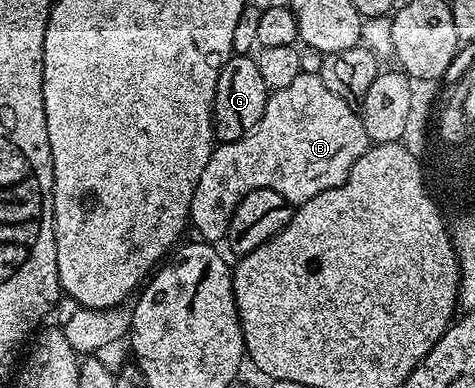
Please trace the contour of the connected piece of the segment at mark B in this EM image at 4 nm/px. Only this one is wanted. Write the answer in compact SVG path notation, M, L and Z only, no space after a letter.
M303 73L296 76L296 80L288 84L288 88L275 90L267 97L264 116L260 116L260 124L256 124L256 128L252 128L240 140L215 145L208 165L200 176L200 184L196 184L196 192L192 192L189 225L198 233L195 235L201 241L215 244L225 238L230 217L236 212L240 200L248 196L248 192L275 190L292 204L307 202L312 196L328 188L340 186L348 176L352 164L360 160L366 149L368 139L361 113L340 100L340 96L329 90L318 75Z

